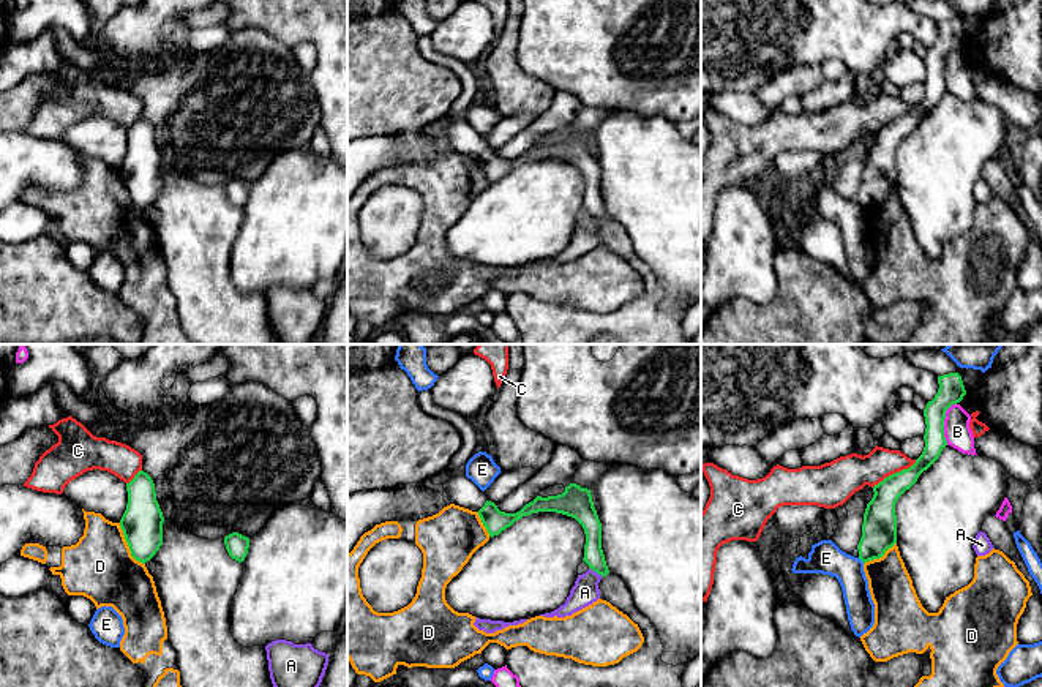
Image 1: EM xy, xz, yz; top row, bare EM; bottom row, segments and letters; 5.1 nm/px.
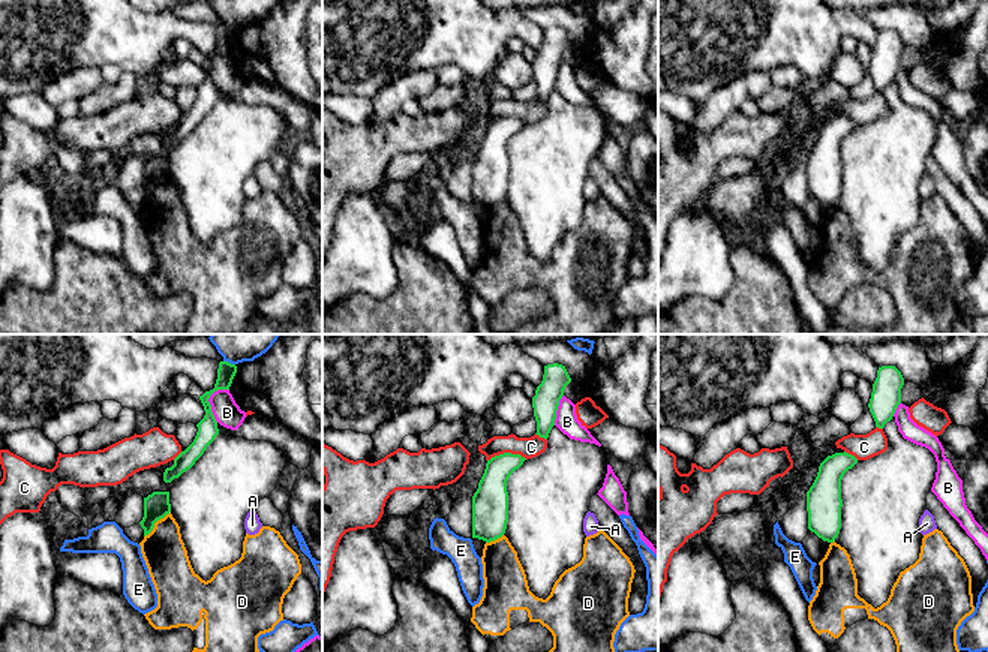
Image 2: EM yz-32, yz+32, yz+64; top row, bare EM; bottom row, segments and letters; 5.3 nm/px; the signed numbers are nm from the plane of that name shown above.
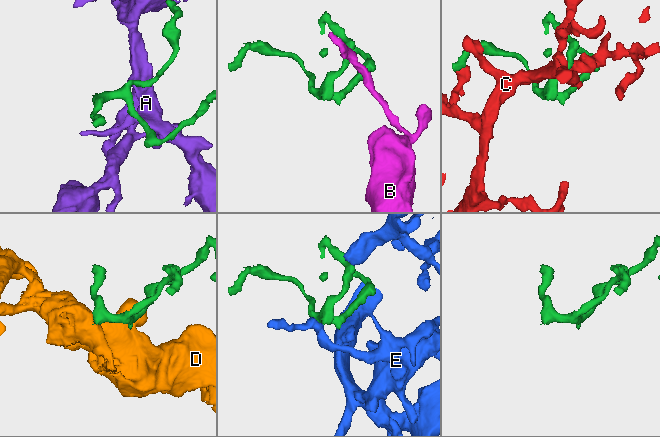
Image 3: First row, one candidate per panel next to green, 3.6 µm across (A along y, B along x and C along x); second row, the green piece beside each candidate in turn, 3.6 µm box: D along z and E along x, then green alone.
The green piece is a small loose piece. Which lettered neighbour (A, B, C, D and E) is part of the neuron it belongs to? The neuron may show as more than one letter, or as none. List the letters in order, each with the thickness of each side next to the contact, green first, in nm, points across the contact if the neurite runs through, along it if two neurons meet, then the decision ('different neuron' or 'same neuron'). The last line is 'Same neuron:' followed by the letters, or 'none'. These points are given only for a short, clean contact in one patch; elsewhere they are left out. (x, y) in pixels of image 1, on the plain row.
A: 100 nm thick on the green side, 140 nm on the other; border along xz (589, 213), (602, 221); different neuron
B: 130 nm thick on the green side, 140 nm on the other; border along yz (955, 49), (946, 57), (946, 90); different neuron
C: 170 nm thick on the green side, 190 nm on the other; different neuron
D: 200 nm thick on the green side, 340 nm on the other; border along xy (119, 169), (130, 199), (144, 210); different neuron
E: 180 nm thick on the green side, 170 nm on the other; different neuron
Same neuron: none

